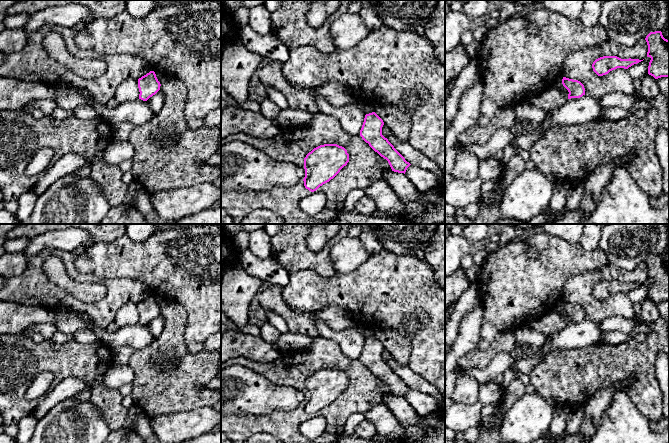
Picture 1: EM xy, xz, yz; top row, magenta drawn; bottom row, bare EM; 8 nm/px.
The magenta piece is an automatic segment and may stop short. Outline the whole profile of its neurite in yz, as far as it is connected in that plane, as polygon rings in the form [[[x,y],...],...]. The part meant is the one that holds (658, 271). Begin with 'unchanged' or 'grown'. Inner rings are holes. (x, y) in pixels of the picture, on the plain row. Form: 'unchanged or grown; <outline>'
unchanged; [[[661,255],[650,256],[645,264],[648,269],[647,281],[651,282],[648,290],[648,298],[655,303],[669,301],[669,264],[663,261]]]

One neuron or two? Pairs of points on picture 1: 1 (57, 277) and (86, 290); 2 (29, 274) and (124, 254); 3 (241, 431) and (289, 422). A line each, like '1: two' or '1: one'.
1: one
2: two
3: one

